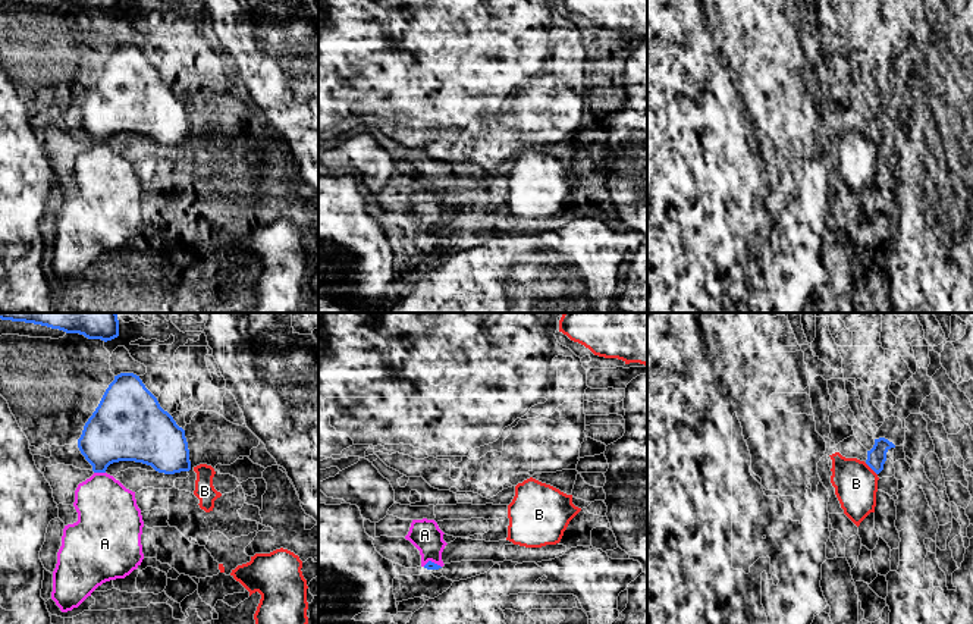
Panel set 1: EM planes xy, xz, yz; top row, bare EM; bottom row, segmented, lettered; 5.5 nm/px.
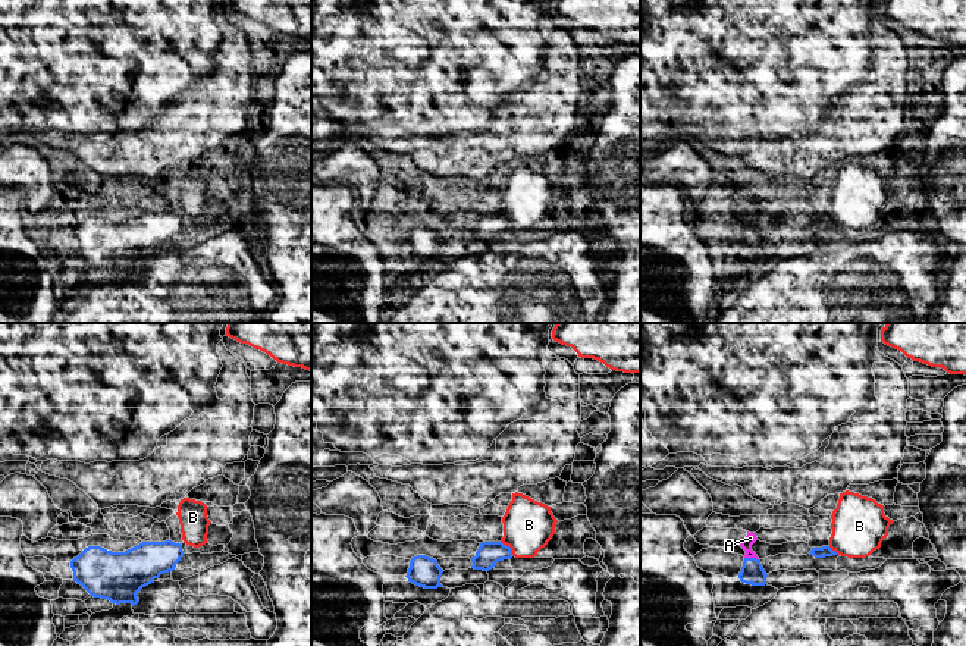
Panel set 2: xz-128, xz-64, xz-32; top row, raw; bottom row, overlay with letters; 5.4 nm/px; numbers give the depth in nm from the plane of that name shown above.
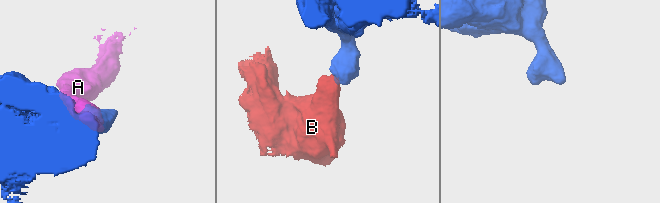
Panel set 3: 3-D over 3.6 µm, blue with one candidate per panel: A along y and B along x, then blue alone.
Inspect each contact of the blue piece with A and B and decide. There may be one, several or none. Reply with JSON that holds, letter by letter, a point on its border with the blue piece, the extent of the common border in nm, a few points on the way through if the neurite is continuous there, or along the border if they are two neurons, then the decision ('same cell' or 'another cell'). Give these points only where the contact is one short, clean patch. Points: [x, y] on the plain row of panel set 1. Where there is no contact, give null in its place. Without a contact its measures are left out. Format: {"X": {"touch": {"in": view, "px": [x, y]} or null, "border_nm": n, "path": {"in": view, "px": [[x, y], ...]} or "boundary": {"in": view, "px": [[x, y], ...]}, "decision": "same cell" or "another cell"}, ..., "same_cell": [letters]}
{"A": {"touch": {"in": "xy", "px": [100, 143]}, "border_nm": 60, "boundary": {"in": "xy", "px": [[94, 143], [104, 144]]}, "decision": "another cell"}, "B": {"touch": {"in": "yz", "px": [871, 138]}, "border_nm": 100, "boundary": {"in": "yz", "px": [[865, 134], [876, 146]]}, "decision": "another cell"}, "same_cell": []}

